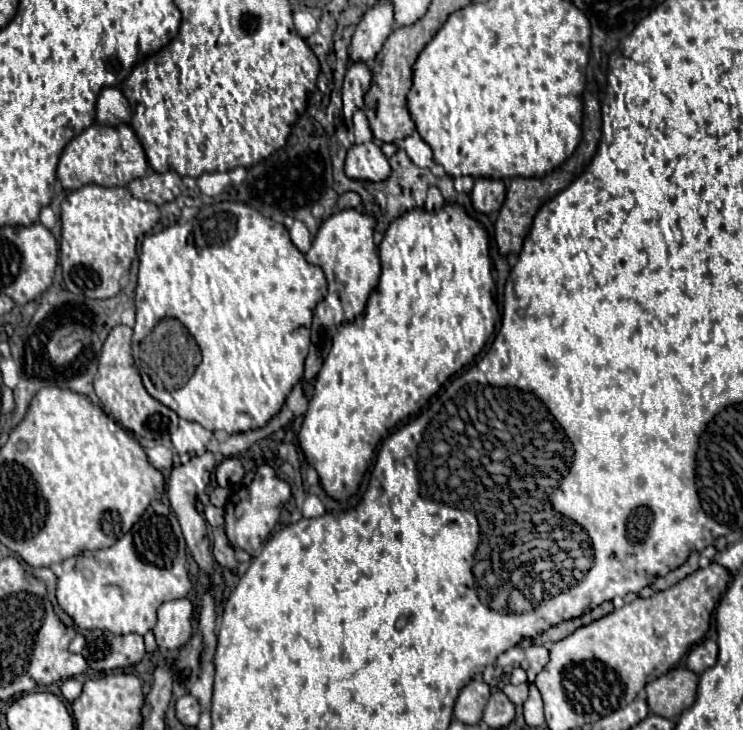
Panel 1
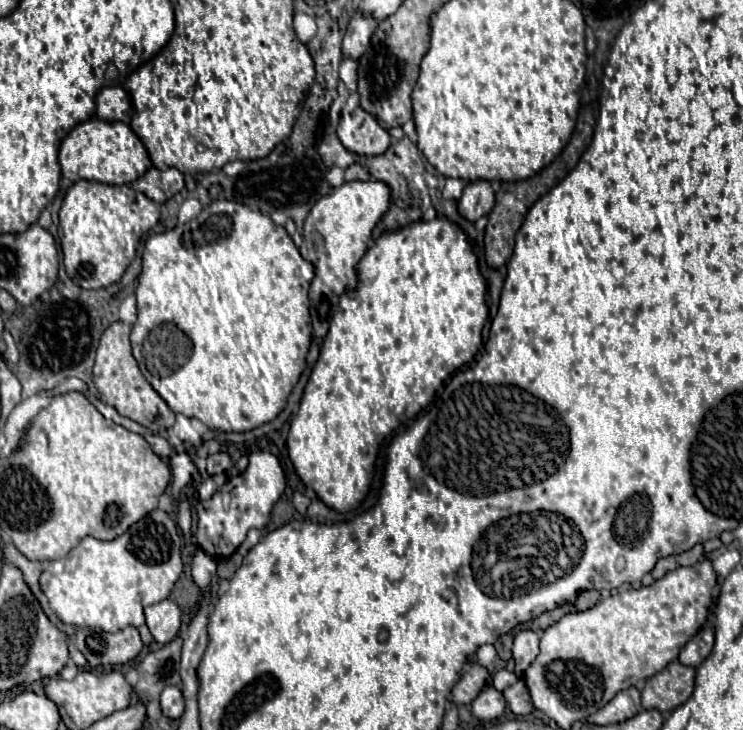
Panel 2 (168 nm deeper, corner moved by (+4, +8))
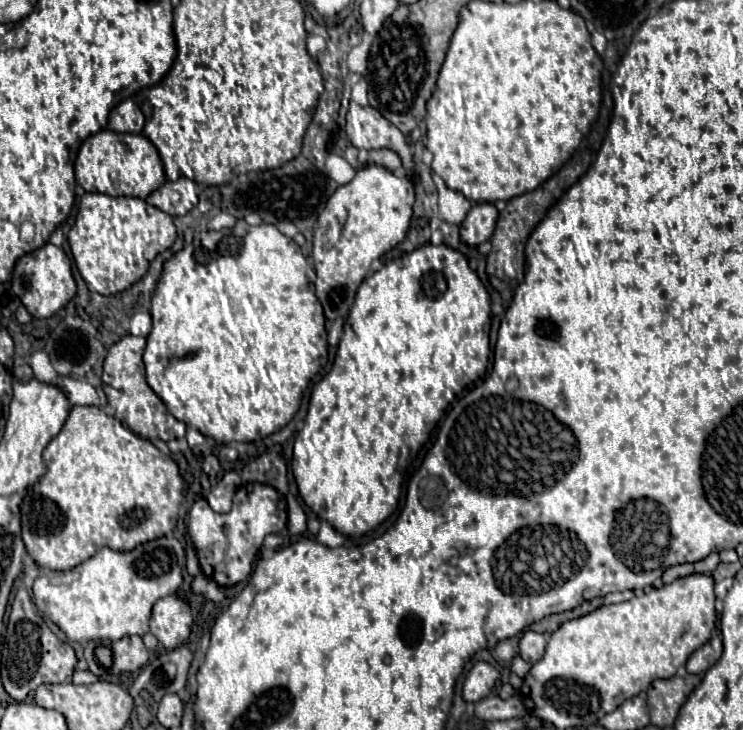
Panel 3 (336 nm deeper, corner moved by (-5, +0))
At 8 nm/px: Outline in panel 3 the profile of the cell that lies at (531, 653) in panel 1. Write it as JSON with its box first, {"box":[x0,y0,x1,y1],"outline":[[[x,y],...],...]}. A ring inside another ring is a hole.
{"box":[520,631,546,665],"outline":[[[524,631],[524,635],[520,637],[520,657],[534,665],[538,663],[538,659],[542,659],[544,655],[544,649],[546,649],[546,639],[544,635],[536,633],[536,631]]]}

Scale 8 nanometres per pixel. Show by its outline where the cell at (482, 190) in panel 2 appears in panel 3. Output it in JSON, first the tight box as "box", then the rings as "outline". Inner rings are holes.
{"box":[460,203,498,247],"outline":[[[474,203],[470,215],[460,225],[460,237],[464,243],[476,247],[488,241],[494,233],[498,219],[498,209],[492,203]]]}

